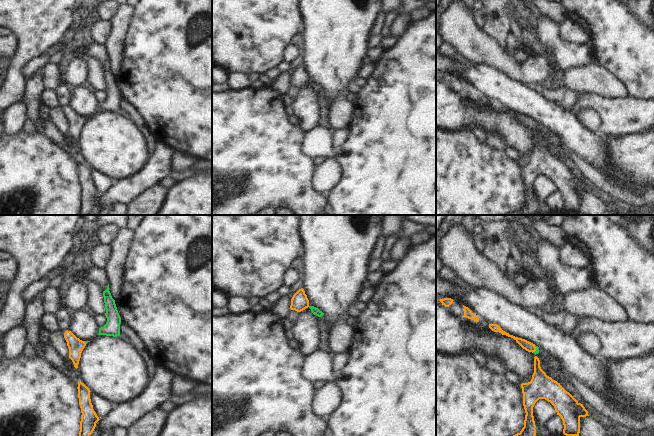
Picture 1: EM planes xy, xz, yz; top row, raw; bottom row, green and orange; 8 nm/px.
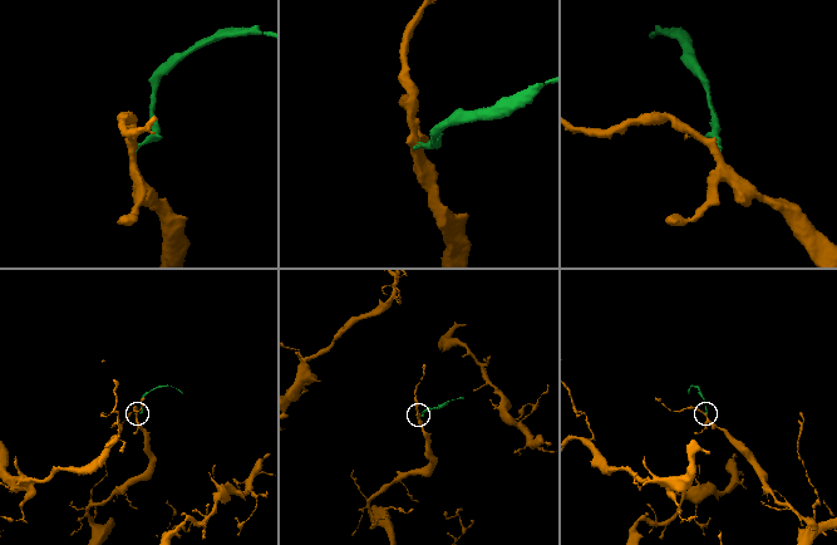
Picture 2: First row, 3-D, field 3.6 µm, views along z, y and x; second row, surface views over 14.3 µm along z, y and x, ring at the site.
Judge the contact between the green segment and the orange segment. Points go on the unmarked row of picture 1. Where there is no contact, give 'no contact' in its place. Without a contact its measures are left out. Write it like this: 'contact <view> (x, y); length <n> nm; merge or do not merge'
contact yz (536, 125); length 70 nm; merge

